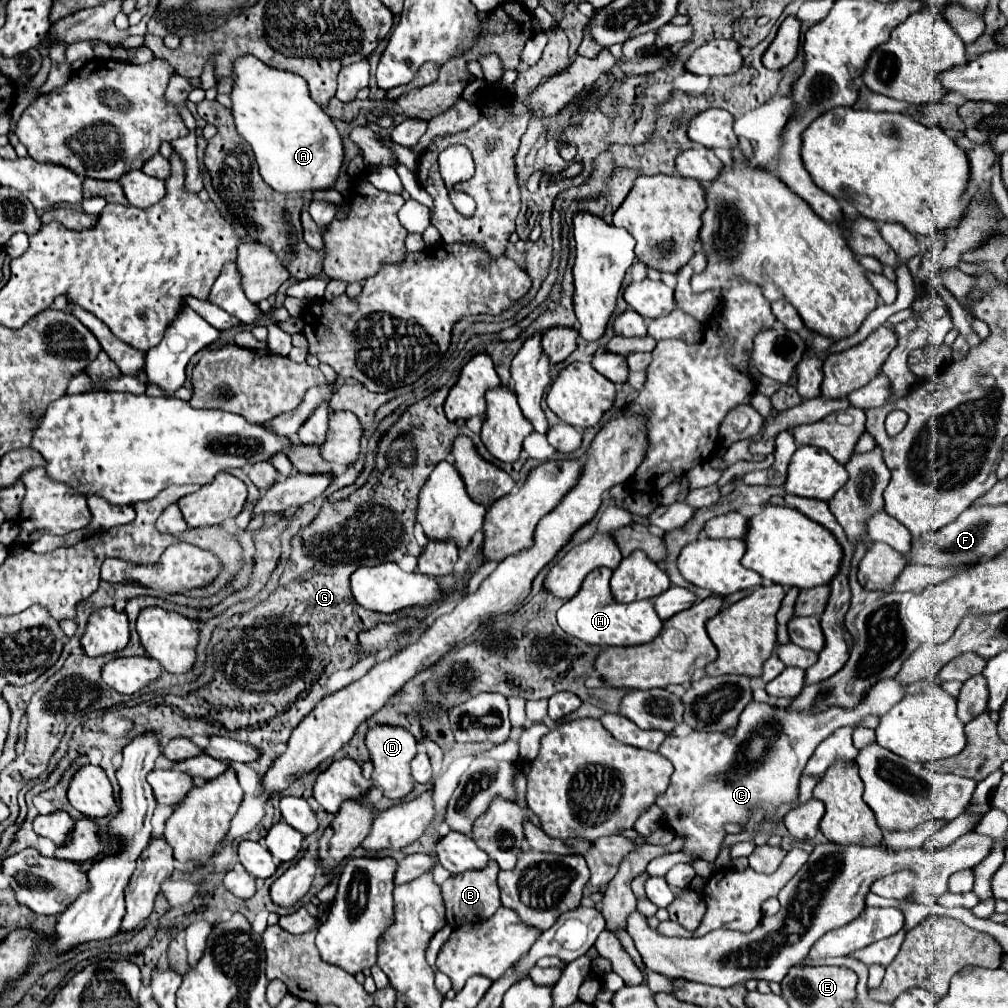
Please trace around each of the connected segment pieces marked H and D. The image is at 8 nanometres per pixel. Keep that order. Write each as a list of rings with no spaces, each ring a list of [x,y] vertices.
[[[611,569],[591,571],[585,577],[579,593],[557,611],[559,627],[569,635],[589,645],[599,645],[599,647],[641,645],[641,643],[649,643],[651,639],[655,639],[663,623],[653,611],[653,601],[647,599],[647,601],[635,601],[627,605],[617,603],[609,591],[609,579],[611,579]]]
[[[375,725],[367,731],[365,743],[373,761],[373,785],[381,789],[381,793],[389,799],[403,799],[413,789],[409,763],[417,755],[417,741],[411,735],[411,731],[397,725]]]

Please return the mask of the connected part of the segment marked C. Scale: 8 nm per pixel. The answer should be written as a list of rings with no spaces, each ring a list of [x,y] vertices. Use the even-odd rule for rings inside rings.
[[[897,677],[881,679],[879,683],[875,683],[867,689],[867,695],[863,695],[865,699],[861,699],[859,705],[827,707],[827,711],[821,711],[819,715],[807,715],[807,711],[789,711],[783,707],[769,705],[769,703],[751,701],[745,707],[745,711],[741,713],[741,723],[737,725],[737,729],[731,735],[727,735],[727,733],[689,733],[685,737],[667,735],[667,739],[659,747],[659,753],[673,763],[675,771],[671,775],[669,789],[663,795],[659,795],[659,799],[655,799],[655,803],[665,813],[667,827],[677,837],[683,839],[681,851],[687,855],[699,855],[701,859],[715,863],[715,859],[723,847],[723,841],[727,837],[725,827],[739,825],[743,831],[747,831],[751,819],[757,813],[763,813],[763,819],[753,829],[755,837],[759,837],[759,835],[769,837],[773,833],[773,829],[777,827],[777,821],[773,821],[775,811],[781,805],[791,805],[797,801],[799,777],[801,777],[801,771],[803,771],[807,759],[813,755],[815,747],[839,727],[847,727],[847,725],[855,727],[855,723],[859,723],[859,719],[865,719],[867,715],[877,715],[877,717],[885,715],[905,695],[905,687],[907,685],[899,683]]]

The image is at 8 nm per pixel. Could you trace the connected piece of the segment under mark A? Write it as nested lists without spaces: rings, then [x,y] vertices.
[[[241,55],[233,61],[231,81],[235,125],[253,149],[263,181],[279,193],[333,187],[343,161],[343,145],[331,117],[311,99],[307,81],[301,75],[265,65],[255,55]]]

